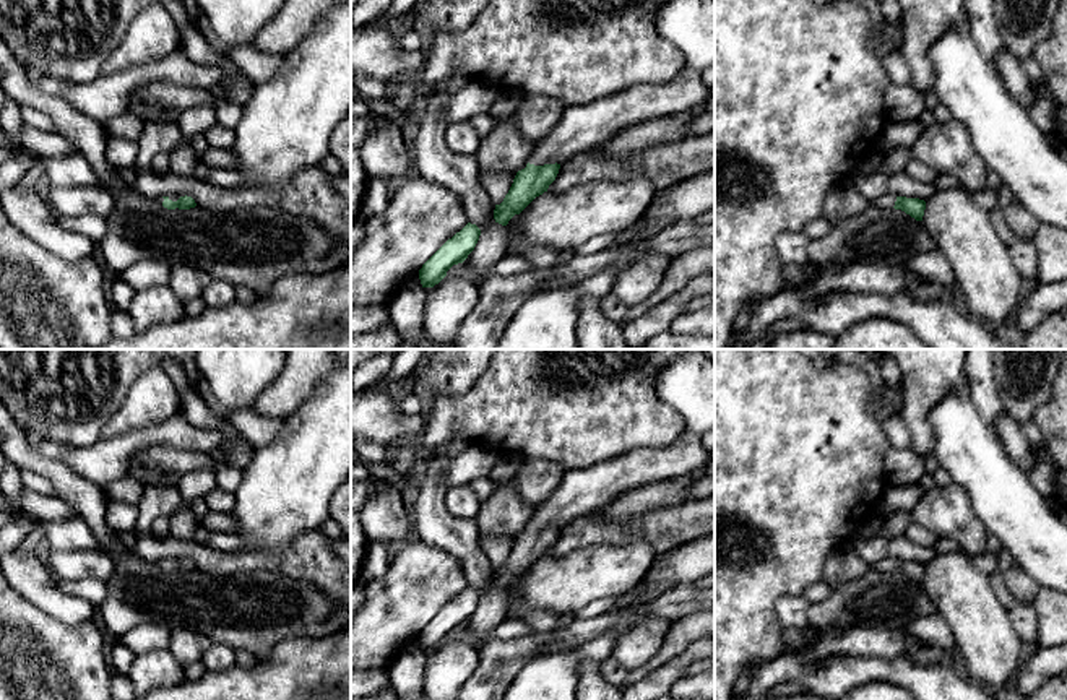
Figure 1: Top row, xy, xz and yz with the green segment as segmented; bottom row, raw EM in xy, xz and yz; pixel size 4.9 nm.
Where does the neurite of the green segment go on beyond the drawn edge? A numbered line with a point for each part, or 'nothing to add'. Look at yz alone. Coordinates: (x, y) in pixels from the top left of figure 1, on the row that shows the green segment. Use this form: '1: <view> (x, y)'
1: yz (887, 200)

